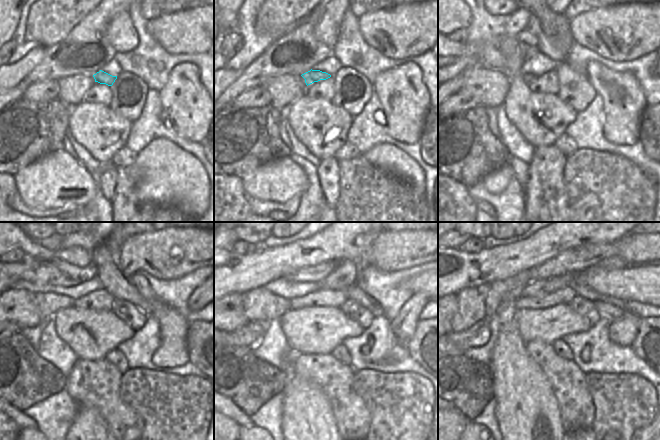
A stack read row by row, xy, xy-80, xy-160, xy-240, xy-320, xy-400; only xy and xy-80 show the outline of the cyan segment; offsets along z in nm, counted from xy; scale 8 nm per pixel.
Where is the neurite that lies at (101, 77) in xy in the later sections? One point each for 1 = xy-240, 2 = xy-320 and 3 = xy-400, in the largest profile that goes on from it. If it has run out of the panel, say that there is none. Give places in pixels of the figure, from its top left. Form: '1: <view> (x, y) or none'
1: xy-240 (49, 304)
2: xy-320 (259, 304)
3: xy-400 (470, 309)

